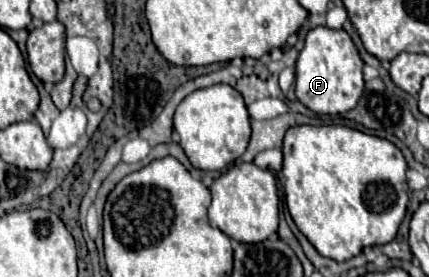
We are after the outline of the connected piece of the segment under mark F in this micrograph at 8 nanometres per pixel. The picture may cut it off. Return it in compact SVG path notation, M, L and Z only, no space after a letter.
M315 27L305 39L305 47L299 53L295 65L295 95L297 99L319 115L337 115L351 111L365 89L363 81L363 61L357 53L347 31Z

